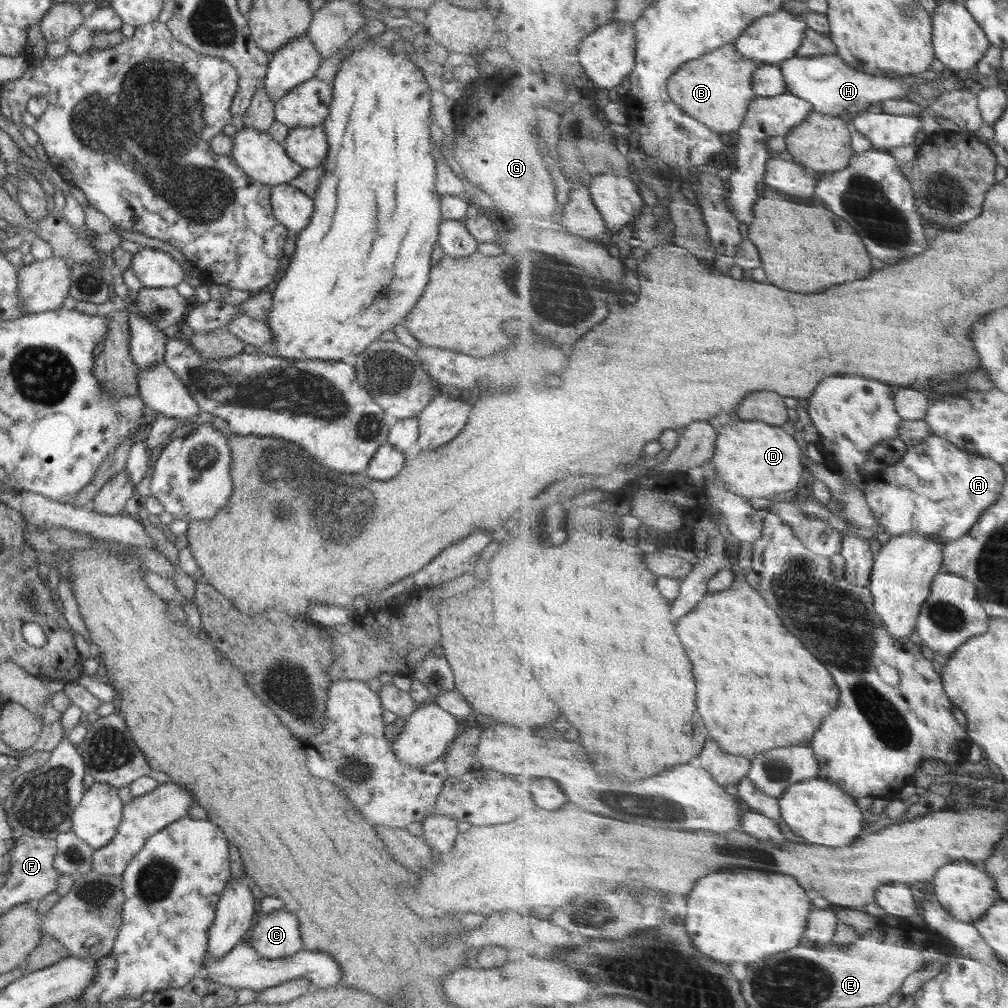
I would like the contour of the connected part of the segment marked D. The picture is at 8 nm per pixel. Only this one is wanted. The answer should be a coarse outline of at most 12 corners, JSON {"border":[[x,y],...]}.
{"border":[[724,421],[712,462],[746,498],[796,490],[805,441]]}

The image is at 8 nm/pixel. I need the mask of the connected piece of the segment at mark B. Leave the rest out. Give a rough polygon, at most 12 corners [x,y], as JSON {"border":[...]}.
{"border":[[730,43],[669,80],[689,116],[741,131],[765,63]]}

